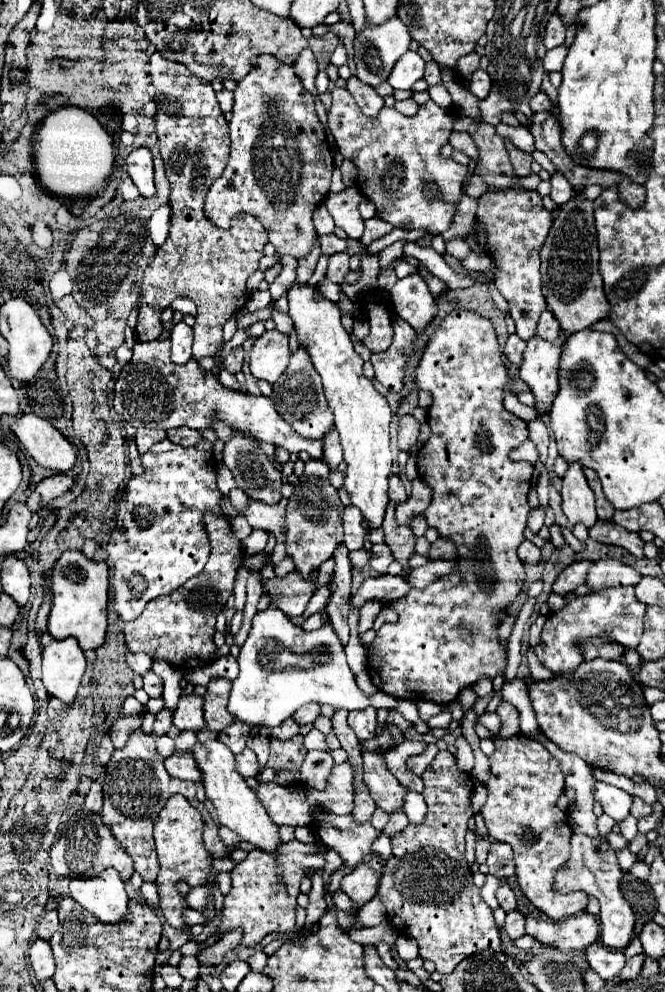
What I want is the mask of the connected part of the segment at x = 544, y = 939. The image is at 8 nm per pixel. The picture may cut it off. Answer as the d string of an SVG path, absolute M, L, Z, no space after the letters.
M588 912L568 916L560 922L528 916L526 932L542 944L558 950L584 950L598 940L598 918Z

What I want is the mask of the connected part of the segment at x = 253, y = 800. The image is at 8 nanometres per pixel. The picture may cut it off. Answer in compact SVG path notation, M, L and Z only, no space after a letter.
M210 740L206 744L196 744L192 754L194 754L196 762L198 762L198 768L202 770L202 776L204 776L202 784L206 788L206 796L216 806L218 822L222 826L234 830L242 840L254 844L258 850L274 852L282 844L280 834L278 834L278 826L274 826L268 812L258 802L254 790L246 784L246 780L236 770L234 754L220 740Z

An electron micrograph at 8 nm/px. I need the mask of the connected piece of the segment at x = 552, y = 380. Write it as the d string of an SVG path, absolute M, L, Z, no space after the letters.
M538 334L528 340L524 350L524 362L520 366L520 378L530 386L536 398L538 414L548 414L552 400L558 392L558 364L560 346L542 340Z

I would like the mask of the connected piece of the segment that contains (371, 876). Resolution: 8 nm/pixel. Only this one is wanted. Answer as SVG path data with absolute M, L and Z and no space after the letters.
M378 854L372 856L372 860L358 864L350 874L344 876L342 880L342 890L358 904L364 906L376 896L376 888L380 882L382 874L382 858Z

